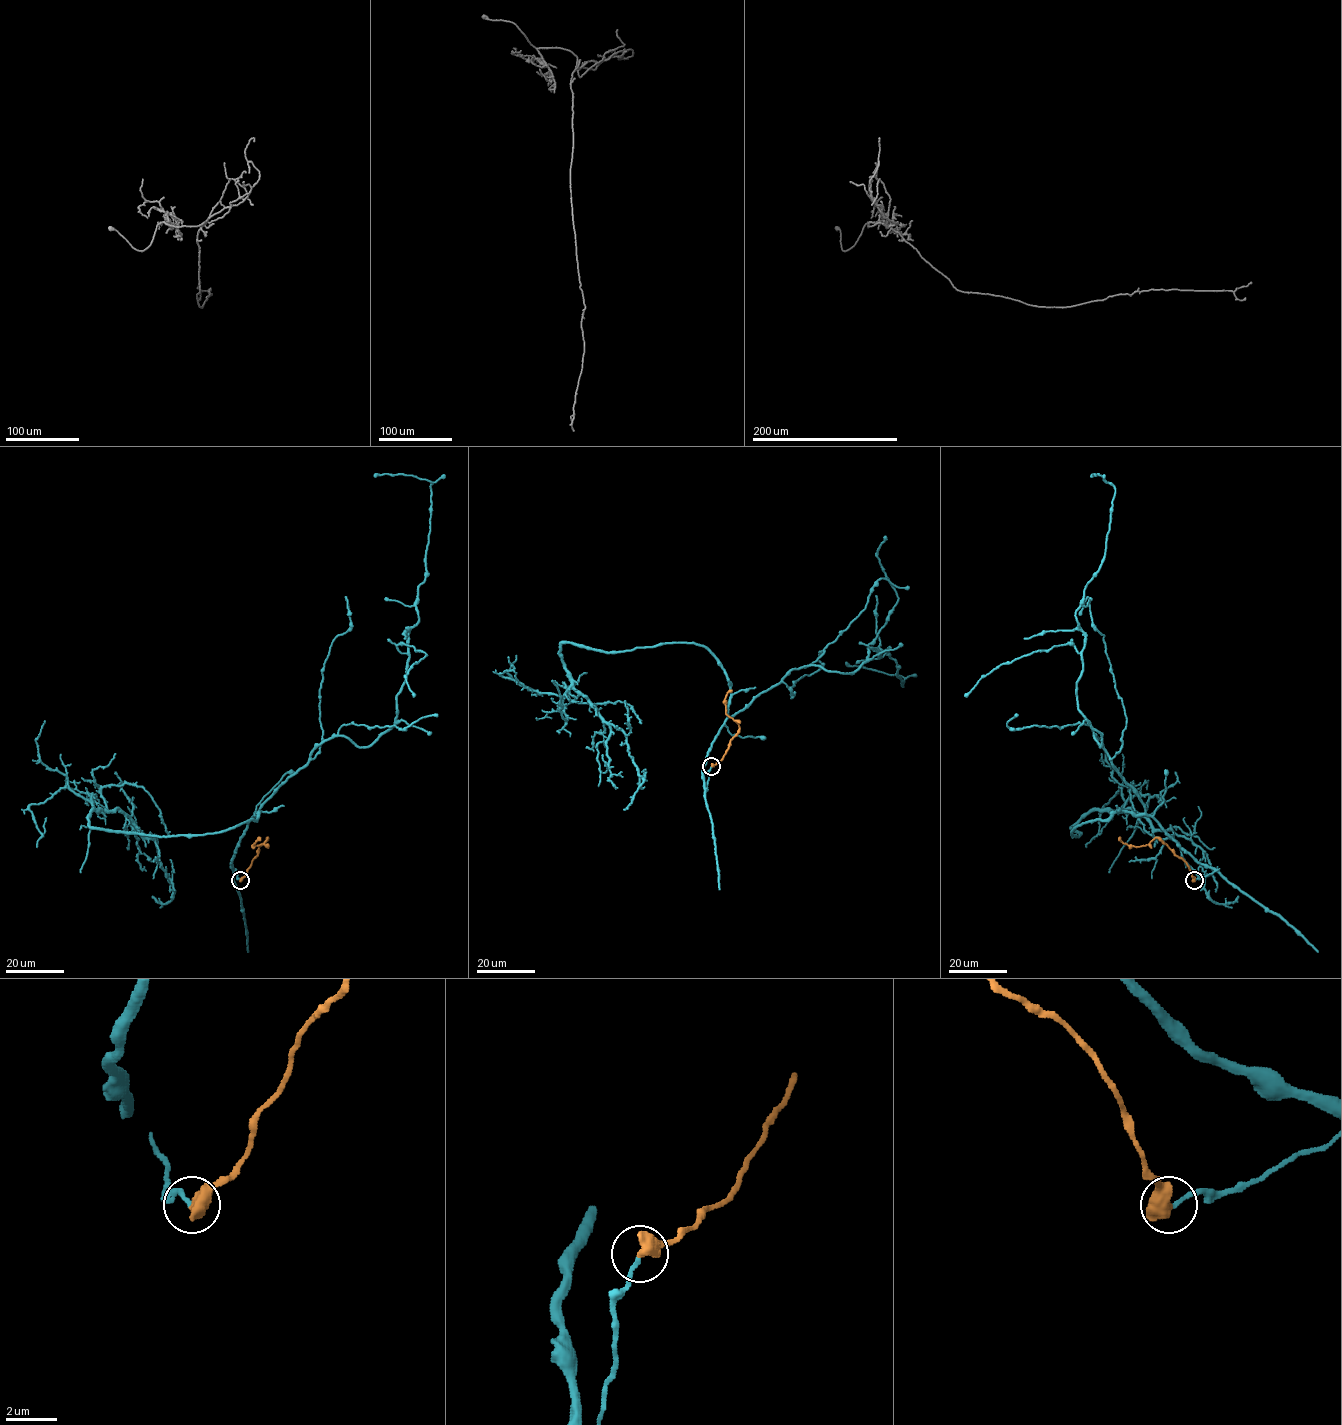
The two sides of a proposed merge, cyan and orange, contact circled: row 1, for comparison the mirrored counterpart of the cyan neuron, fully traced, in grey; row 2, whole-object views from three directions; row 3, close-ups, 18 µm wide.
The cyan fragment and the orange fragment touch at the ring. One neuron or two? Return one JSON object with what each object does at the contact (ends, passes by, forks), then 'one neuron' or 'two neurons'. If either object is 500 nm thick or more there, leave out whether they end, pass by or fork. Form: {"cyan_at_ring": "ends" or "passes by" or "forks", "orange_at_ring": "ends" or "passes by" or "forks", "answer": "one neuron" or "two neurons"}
{"answer": "one neuron"}

